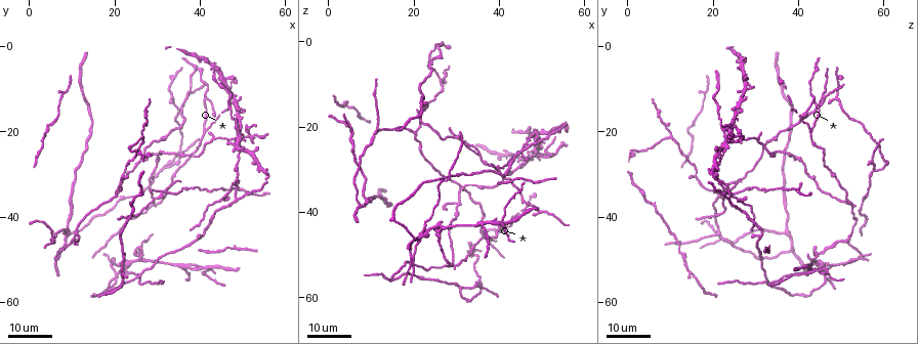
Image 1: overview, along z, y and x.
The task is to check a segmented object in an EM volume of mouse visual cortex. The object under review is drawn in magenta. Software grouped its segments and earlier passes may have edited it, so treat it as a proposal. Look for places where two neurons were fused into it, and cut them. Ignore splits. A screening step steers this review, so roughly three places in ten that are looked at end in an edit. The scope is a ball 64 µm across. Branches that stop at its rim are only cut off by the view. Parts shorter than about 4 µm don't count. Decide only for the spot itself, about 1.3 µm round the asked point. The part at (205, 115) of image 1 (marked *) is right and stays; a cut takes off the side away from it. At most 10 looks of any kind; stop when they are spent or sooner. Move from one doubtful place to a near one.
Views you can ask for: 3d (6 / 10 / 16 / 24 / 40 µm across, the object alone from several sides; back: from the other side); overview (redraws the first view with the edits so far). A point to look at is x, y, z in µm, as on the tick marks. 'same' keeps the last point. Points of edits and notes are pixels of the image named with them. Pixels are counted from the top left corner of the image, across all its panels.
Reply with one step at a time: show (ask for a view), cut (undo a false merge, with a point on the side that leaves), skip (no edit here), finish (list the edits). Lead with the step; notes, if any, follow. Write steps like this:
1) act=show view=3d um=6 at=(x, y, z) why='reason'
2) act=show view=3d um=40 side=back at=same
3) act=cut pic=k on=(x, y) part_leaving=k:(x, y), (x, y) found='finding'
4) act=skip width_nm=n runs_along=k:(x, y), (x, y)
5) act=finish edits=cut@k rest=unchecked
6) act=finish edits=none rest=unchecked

act=show view=3d um=16 at=(41.5, 12.0, 43.0) why='three-way junction'

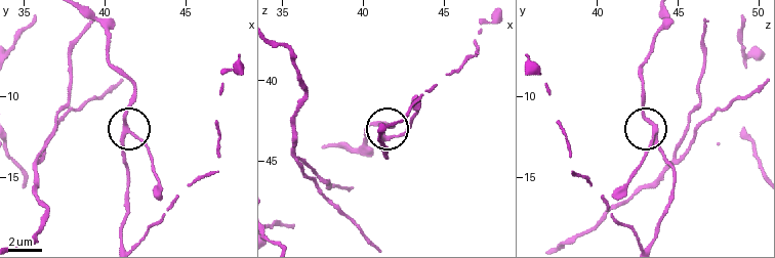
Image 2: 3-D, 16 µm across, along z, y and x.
act=show view=3d um=6 at=(41.6, 12.4, 43.6)

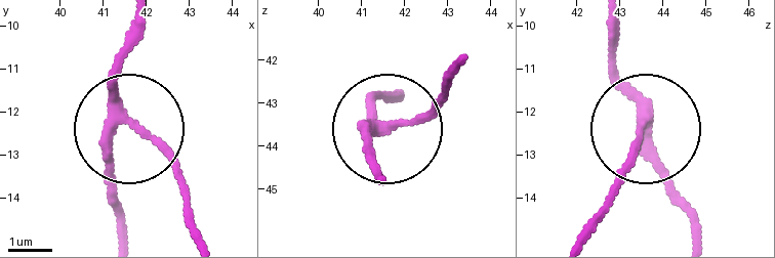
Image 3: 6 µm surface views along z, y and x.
act=skip width_nm=220 runs_along=3:(118, 233), (107, 168), (118, 135), (139, 135), (191, 208) found='all the same neuron'

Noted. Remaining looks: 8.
act=show view=3d um=24 at=(42.0, 19.5, 43.5) why='arms part here'

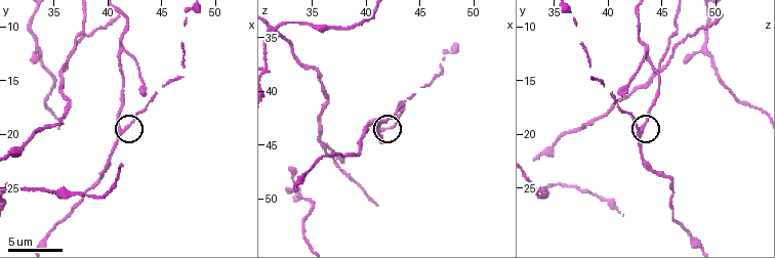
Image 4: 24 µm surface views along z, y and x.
act=show view=3d um=6 at=(41.6, 19.8, 42.8)

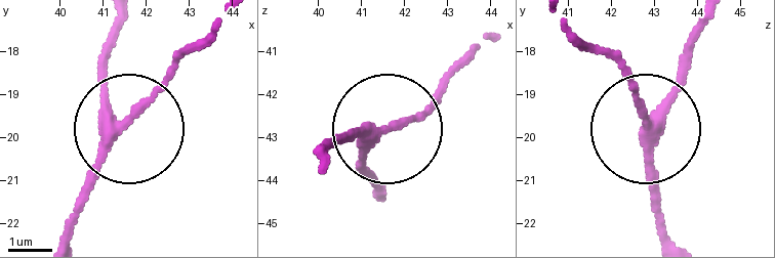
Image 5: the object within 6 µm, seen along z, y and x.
act=skip runs_along=5:(114, 26), (107, 92), (125, 118), (213, 30) found='continuous, no second neuron'

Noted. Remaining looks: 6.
act=show view=3d um=24 at=(48.5, 31.5, 21.5) why='side arm on a straight run'

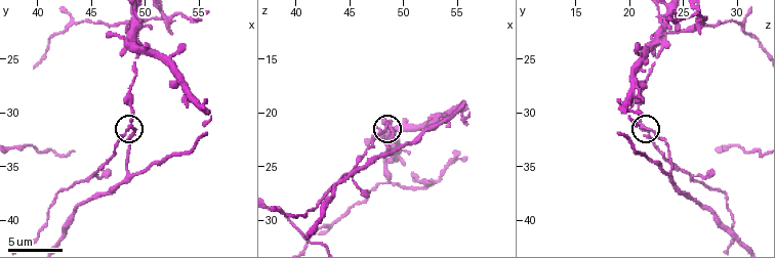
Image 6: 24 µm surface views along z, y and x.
act=show view=3d um=6 at=(48.8, 31.4, 21.6) why='zoom in'

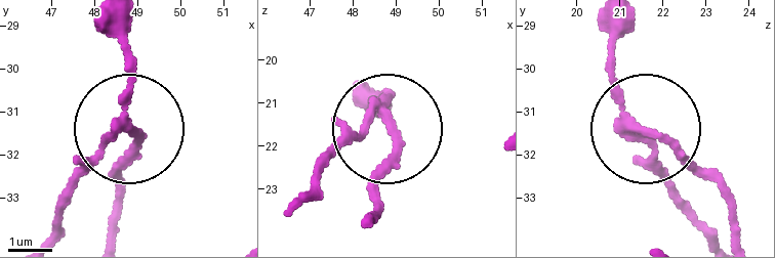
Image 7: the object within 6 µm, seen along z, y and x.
act=cut pic=7 on=(86, 174) arms=3 part_leaving=7:(116, 125), (50, 231) found='a second neuron is stuck on'

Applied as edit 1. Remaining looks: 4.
act=show view=overview

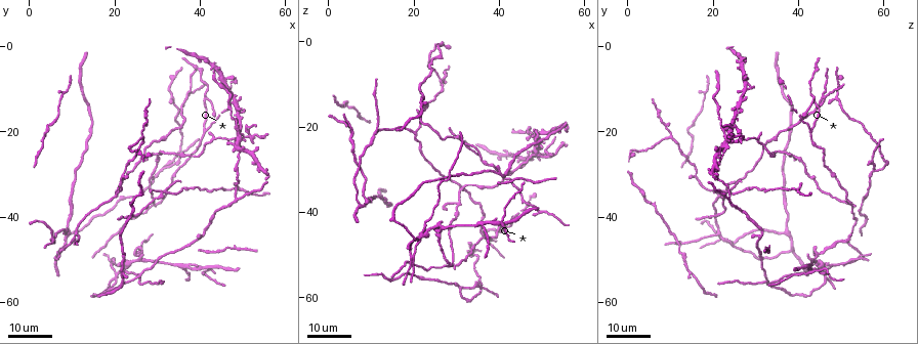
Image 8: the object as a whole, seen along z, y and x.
act=show view=3d um=24 at=(49.0, 22.0, 23.0)

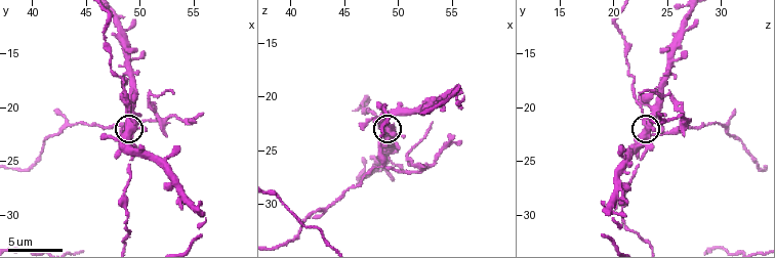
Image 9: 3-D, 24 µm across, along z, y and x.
act=show view=3d um=10 at=(49.4, 21.8, 23.0)

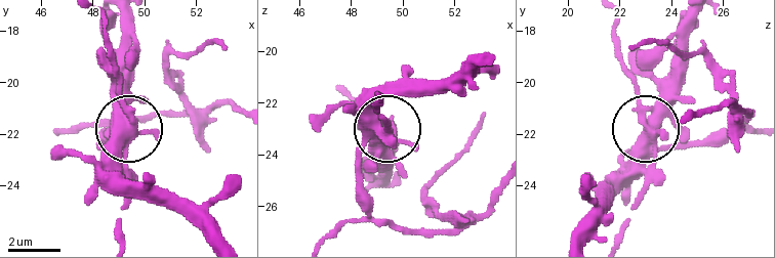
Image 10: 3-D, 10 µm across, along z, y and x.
act=skip found='one neuron here'

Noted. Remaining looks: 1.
act=finish edits=cut@7 rest=unchecked

